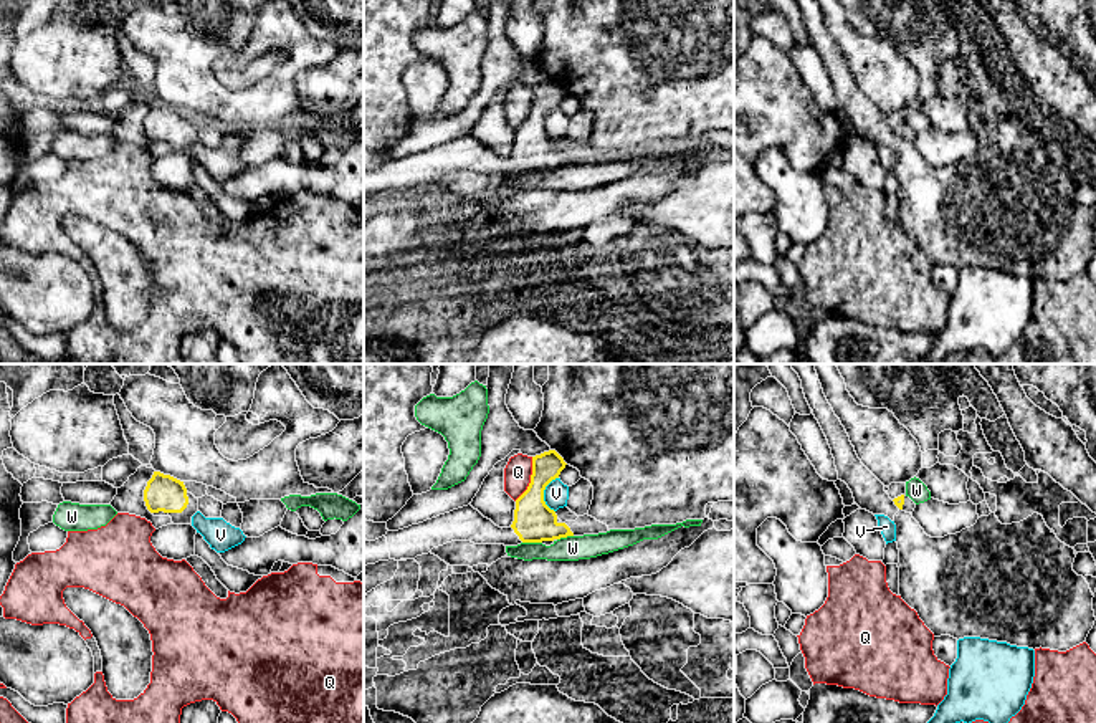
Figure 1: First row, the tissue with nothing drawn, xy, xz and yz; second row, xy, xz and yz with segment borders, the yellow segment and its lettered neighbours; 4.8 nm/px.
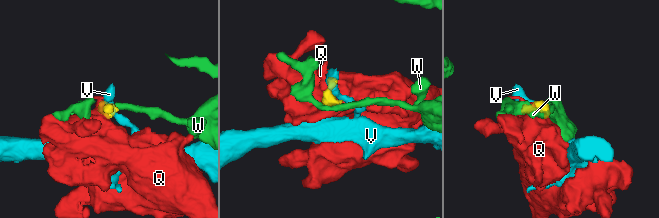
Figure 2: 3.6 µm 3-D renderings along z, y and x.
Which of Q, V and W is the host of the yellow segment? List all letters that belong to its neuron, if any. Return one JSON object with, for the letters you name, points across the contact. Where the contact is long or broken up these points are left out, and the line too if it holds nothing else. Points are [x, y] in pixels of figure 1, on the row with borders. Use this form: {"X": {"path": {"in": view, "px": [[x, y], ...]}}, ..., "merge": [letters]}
{"merge": []}

